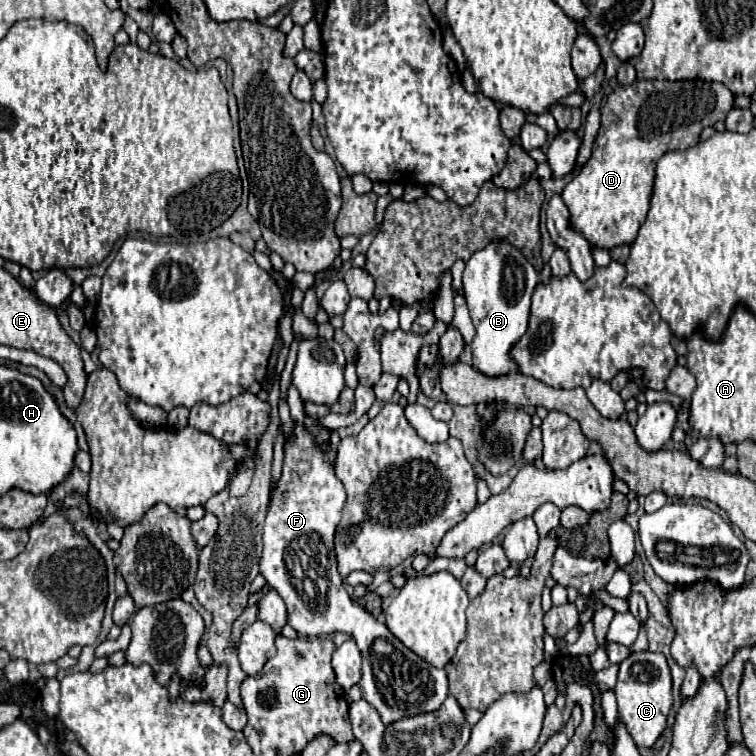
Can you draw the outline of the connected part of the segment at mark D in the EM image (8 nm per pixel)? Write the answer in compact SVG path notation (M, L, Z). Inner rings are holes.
M637 80L631 86L615 88L615 92L607 98L607 104L601 108L601 128L595 138L591 158L563 190L563 202L571 212L573 228L577 228L593 246L599 248L611 250L619 244L631 244L647 218L657 160L669 150L687 150L695 146L705 126L725 120L727 112L733 108L733 98L735 96L731 90L727 90L723 84L705 80Z

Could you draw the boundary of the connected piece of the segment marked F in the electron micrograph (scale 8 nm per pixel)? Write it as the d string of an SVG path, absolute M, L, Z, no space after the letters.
M295 424L295 440L285 444L283 476L277 488L273 490L269 512L265 518L261 574L265 576L267 584L273 590L277 590L277 594L285 600L287 612L289 612L289 624L299 632L299 636L313 638L321 634L345 632L357 642L357 648L363 654L363 670L361 670L361 680L359 680L361 694L379 712L385 724L397 722L401 718L433 712L447 698L445 670L433 668L429 662L425 662L415 652L411 652L407 646L403 646L403 642L397 640L383 622L379 622L367 608L357 604L343 588L343 578L337 572L337 560L333 552L333 534L335 534L335 528L341 520L341 512L345 506L345 488L333 472L333 456L335 456L333 450L323 452L321 448L317 448L309 432L301 424Z

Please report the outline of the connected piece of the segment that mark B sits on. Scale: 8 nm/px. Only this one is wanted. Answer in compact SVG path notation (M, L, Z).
M493 242L489 244L489 248L475 252L467 262L463 272L463 290L471 320L477 330L471 342L473 368L477 368L481 374L505 376L517 370L517 364L509 356L509 350L527 330L529 304L539 282L539 272L535 272L527 258L509 242Z

